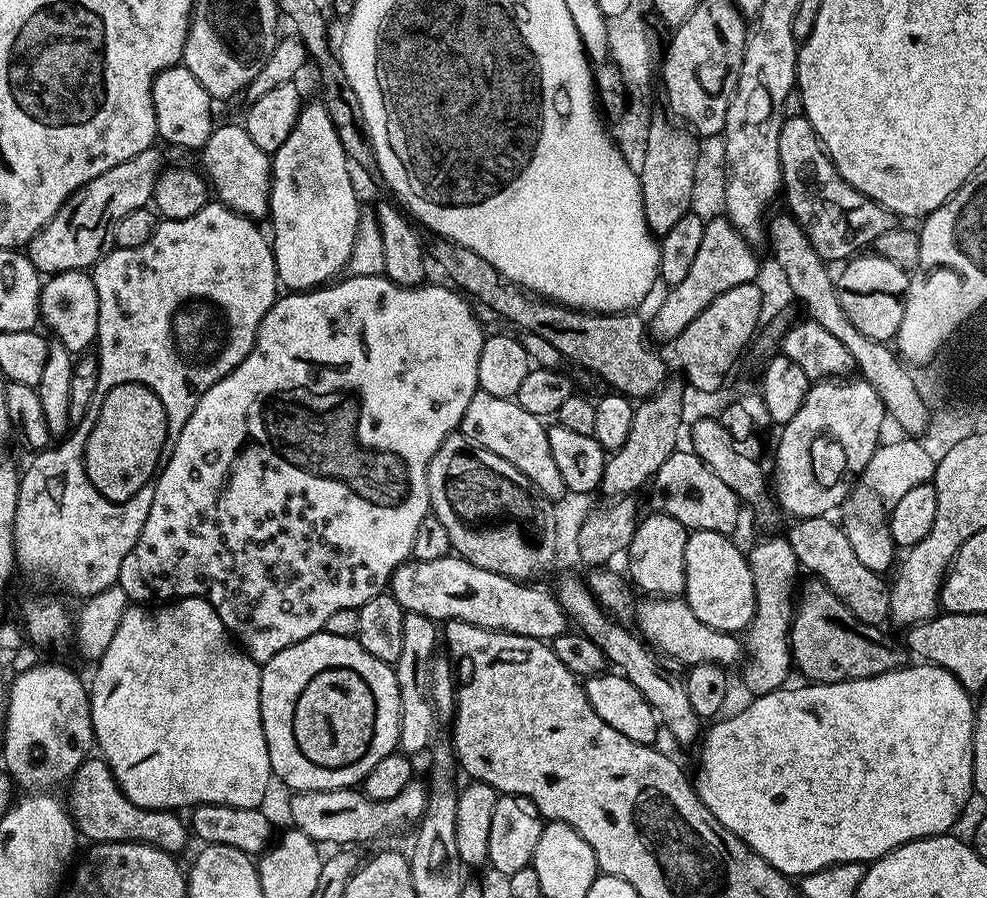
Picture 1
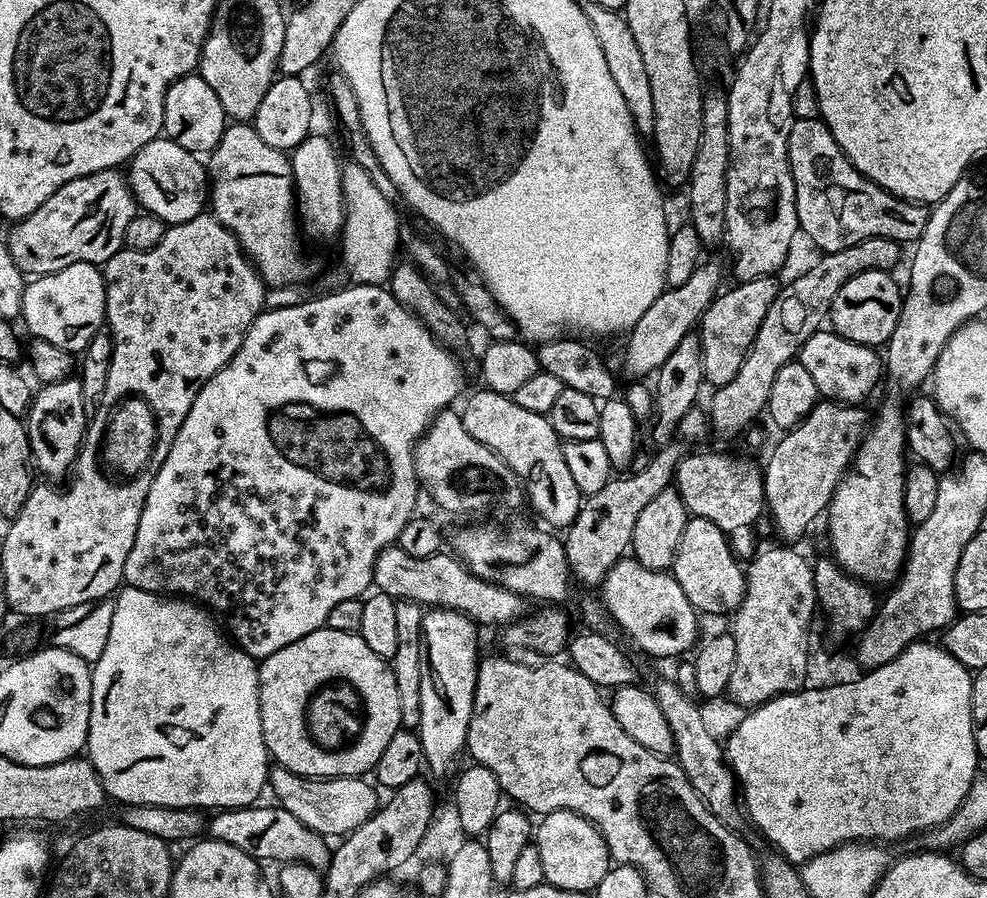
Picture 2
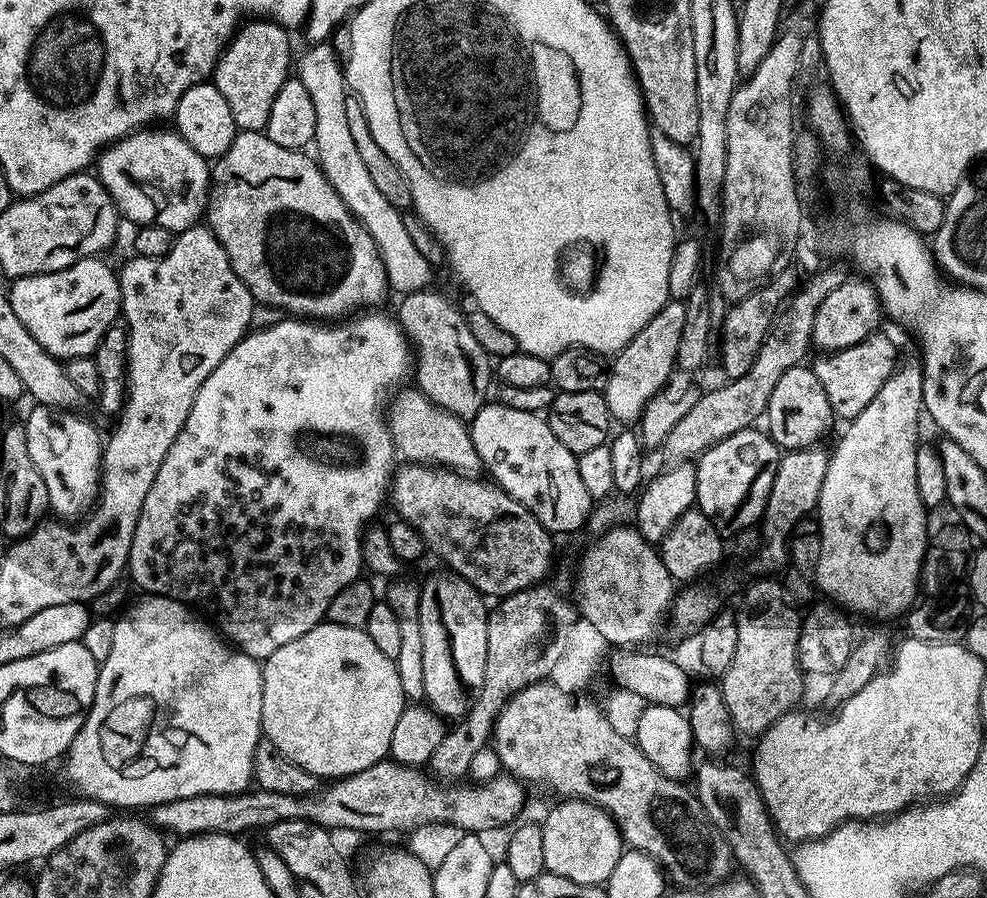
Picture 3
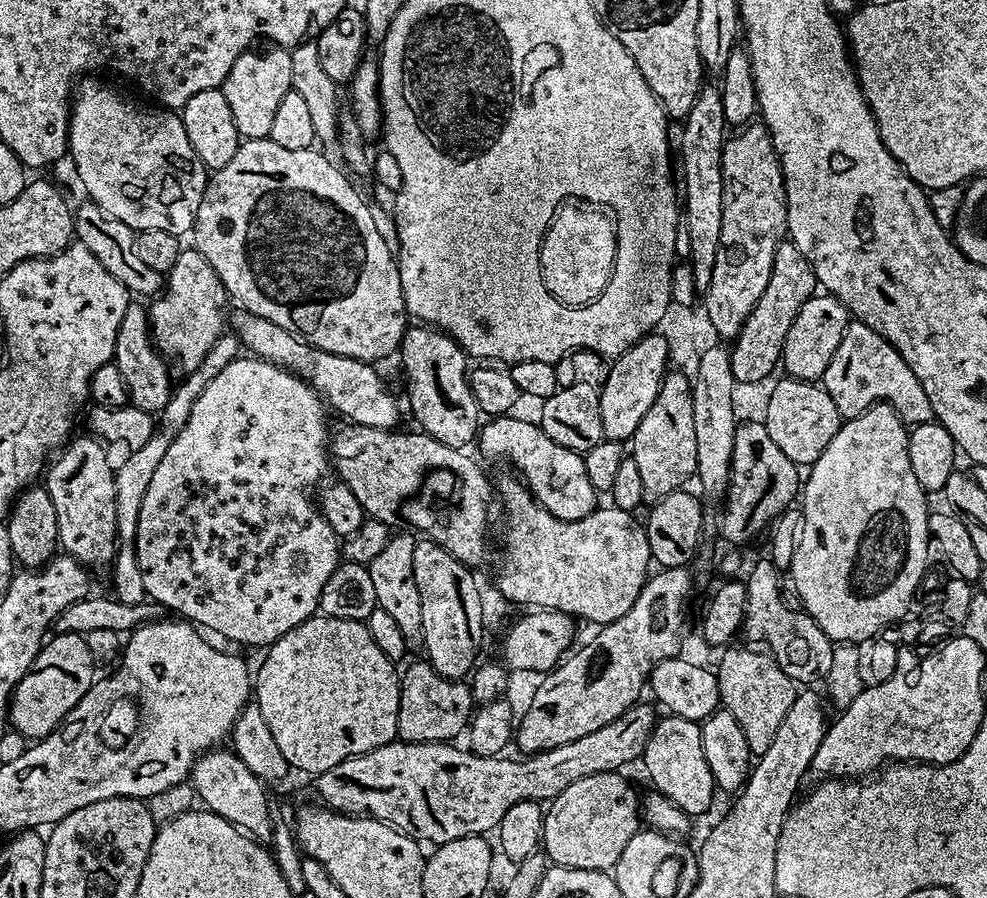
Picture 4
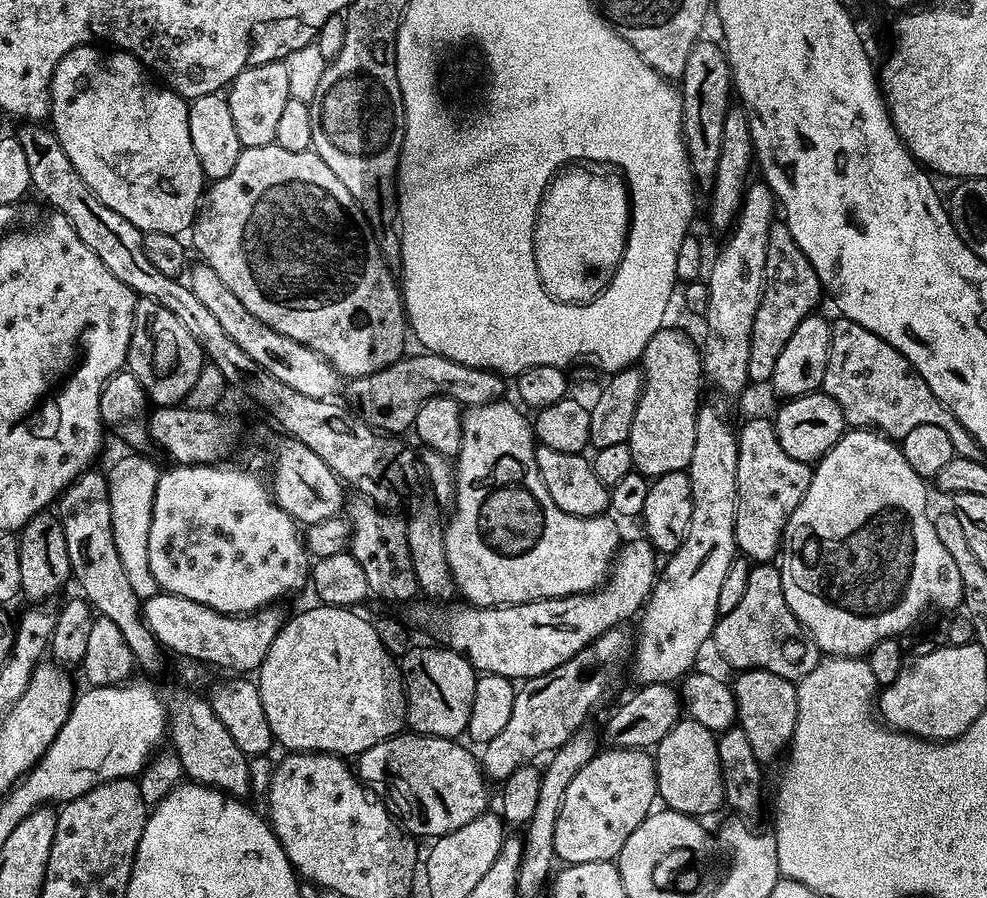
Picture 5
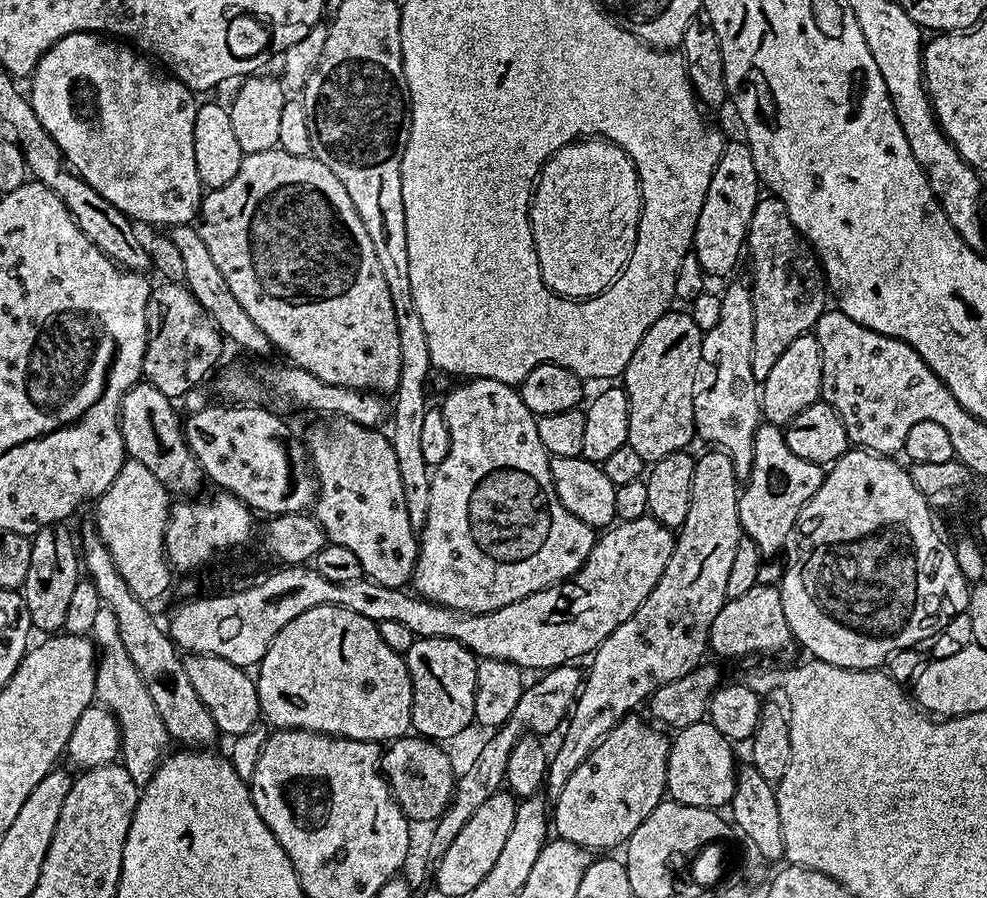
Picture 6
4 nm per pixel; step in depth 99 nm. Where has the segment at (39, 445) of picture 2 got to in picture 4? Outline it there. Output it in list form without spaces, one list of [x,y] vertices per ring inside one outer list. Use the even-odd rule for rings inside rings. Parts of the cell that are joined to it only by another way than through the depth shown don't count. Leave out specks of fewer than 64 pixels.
[[[83,435],[69,439],[59,449],[58,455],[47,465],[42,484],[47,488],[50,502],[54,502],[54,511],[58,514],[59,547],[89,570],[107,569],[118,551],[116,474],[114,464],[104,453],[105,445],[91,435]]]

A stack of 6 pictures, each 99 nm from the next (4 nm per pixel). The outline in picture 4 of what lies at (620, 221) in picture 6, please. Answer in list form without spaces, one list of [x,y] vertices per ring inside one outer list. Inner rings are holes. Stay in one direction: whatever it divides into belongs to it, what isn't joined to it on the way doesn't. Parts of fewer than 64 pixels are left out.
[[[578,204],[561,205],[540,245],[540,273],[554,298],[572,308],[582,308],[603,294],[616,261],[616,227],[605,212]]]

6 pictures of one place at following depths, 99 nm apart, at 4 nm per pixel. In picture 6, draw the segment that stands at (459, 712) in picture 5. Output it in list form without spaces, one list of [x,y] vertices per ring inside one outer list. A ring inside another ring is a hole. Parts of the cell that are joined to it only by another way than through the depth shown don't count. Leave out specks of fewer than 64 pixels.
[[[419,637],[406,653],[412,683],[412,728],[423,739],[433,742],[452,740],[475,721],[477,657],[471,650],[450,638]]]

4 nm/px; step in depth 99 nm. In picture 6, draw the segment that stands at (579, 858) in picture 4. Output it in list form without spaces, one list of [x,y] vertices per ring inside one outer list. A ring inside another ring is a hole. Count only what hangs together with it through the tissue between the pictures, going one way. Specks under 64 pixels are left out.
[[[629,714],[619,720],[610,734],[601,738],[590,758],[574,770],[570,782],[562,786],[562,794],[554,797],[554,832],[559,839],[589,850],[619,849],[665,799],[670,740],[659,727],[638,717]]]

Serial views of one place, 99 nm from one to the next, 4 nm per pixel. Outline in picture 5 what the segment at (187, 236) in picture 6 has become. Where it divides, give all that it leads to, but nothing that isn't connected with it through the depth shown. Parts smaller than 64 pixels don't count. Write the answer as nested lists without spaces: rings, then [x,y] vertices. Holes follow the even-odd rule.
[[[193,263],[187,273],[186,283],[202,302],[202,306],[207,306],[213,318],[224,327],[226,334],[230,334],[230,339],[245,354],[250,354],[250,358],[254,358],[254,362],[258,362],[262,370],[278,378],[278,382],[286,382],[286,386],[290,386],[290,390],[298,390],[298,394],[323,400],[333,399],[339,388],[341,391],[340,373],[334,370],[334,366],[330,366],[330,362],[326,362],[326,358],[322,358],[322,354],[310,350],[310,346],[302,342],[294,342],[294,338],[286,338],[286,334],[278,334],[278,330],[270,330],[266,322],[254,318],[254,314],[250,314],[250,310],[246,310],[246,306],[242,306],[242,302],[238,302],[238,298],[226,287],[226,282],[222,282],[222,278],[214,274],[210,265]]]

